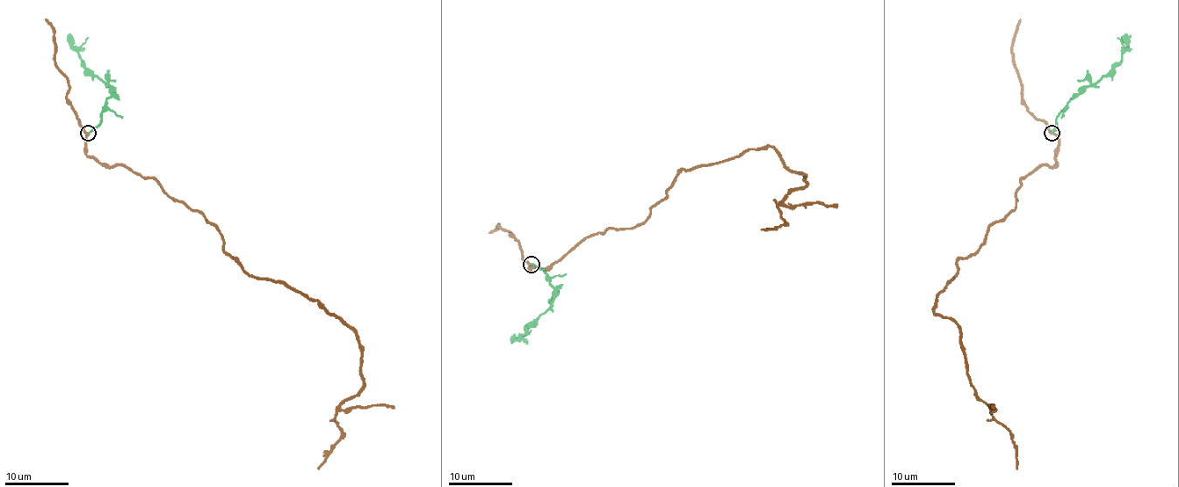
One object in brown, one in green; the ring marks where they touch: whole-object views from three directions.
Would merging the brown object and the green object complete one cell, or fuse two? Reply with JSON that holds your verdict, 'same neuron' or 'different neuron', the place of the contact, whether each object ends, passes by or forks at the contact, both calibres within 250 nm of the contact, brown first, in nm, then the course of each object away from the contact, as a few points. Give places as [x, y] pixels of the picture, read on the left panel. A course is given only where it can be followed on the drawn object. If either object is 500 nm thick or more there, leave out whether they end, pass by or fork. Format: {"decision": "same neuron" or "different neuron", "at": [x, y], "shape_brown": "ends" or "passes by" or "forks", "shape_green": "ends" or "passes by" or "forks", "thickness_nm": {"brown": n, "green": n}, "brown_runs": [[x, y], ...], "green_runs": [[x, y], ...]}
{"decision": "different neuron", "at": [88, 133], "shape_brown": "passes by", "shape_green": "ends", "thickness_nm": {"brown": 280, "green": 160}, "brown_runs": [[88, 134], [86, 155], [155, 180], [249, 275], [356, 334], [362, 388], [319, 469]], "green_runs": [[88, 134], [100, 122], [105, 101], [112, 95], [112, 90], [84, 66], [78, 47], [68, 33]]}

